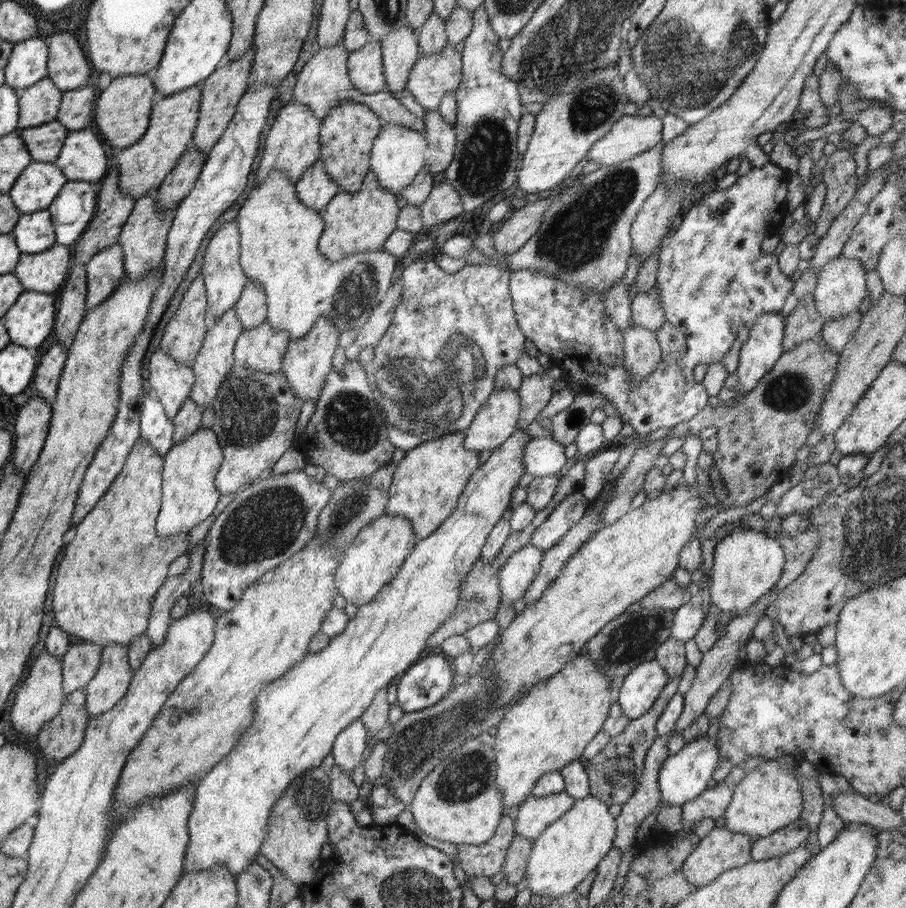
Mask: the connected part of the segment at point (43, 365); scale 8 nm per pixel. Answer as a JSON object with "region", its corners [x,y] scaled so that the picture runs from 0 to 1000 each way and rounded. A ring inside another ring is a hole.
{"region":[[[61,377],[45,393],[44,400],[40,403],[36,416],[38,425],[44,439],[49,439],[53,446],[57,446],[62,441],[75,384],[70,379]]]}

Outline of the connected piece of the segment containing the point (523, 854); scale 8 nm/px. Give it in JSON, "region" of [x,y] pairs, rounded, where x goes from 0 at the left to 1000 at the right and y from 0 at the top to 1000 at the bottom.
{"region":[[[573,919],[565,924],[553,959],[557,963],[556,969],[560,969],[561,974],[570,976],[579,968],[581,952],[587,933],[588,927]]]}

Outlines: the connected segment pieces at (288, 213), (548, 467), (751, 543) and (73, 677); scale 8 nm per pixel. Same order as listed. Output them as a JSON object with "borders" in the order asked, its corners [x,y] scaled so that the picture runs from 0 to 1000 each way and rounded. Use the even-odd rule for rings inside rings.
{"borders":[[[[307,187],[298,189],[290,202],[281,204],[263,231],[260,243],[265,257],[265,293],[274,308],[286,313],[294,323],[295,354],[300,361],[316,365],[322,373],[338,370],[352,348],[370,357],[376,367],[395,363],[435,313],[438,284],[424,275],[393,279],[382,291],[363,287],[351,273],[359,248],[355,239],[331,222],[323,200]]],[[[609,481],[588,482],[578,491],[578,515],[589,525],[599,525],[616,522],[619,515],[626,513],[624,502],[625,491],[618,489]]],[[[808,585],[791,598],[787,610],[785,663],[795,672],[798,682],[804,683],[821,674],[839,657],[850,652],[861,639],[866,620],[866,610],[859,594],[847,590],[844,586]]],[[[81,707],[68,728],[70,761],[75,767],[84,759],[93,759],[111,730],[110,710]]]]}

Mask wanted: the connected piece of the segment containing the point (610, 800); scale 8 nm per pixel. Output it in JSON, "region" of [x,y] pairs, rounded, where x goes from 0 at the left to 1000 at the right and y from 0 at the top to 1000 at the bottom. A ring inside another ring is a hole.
{"region":[[[752,744],[738,748],[715,784],[695,793],[687,808],[674,812],[667,826],[662,827],[655,836],[646,838],[646,847],[651,854],[651,876],[667,882],[671,888],[675,888],[675,885],[685,887],[692,879],[695,879],[709,855],[714,826],[726,809],[724,806],[726,790],[735,780],[738,771],[747,763],[751,748]]]}

